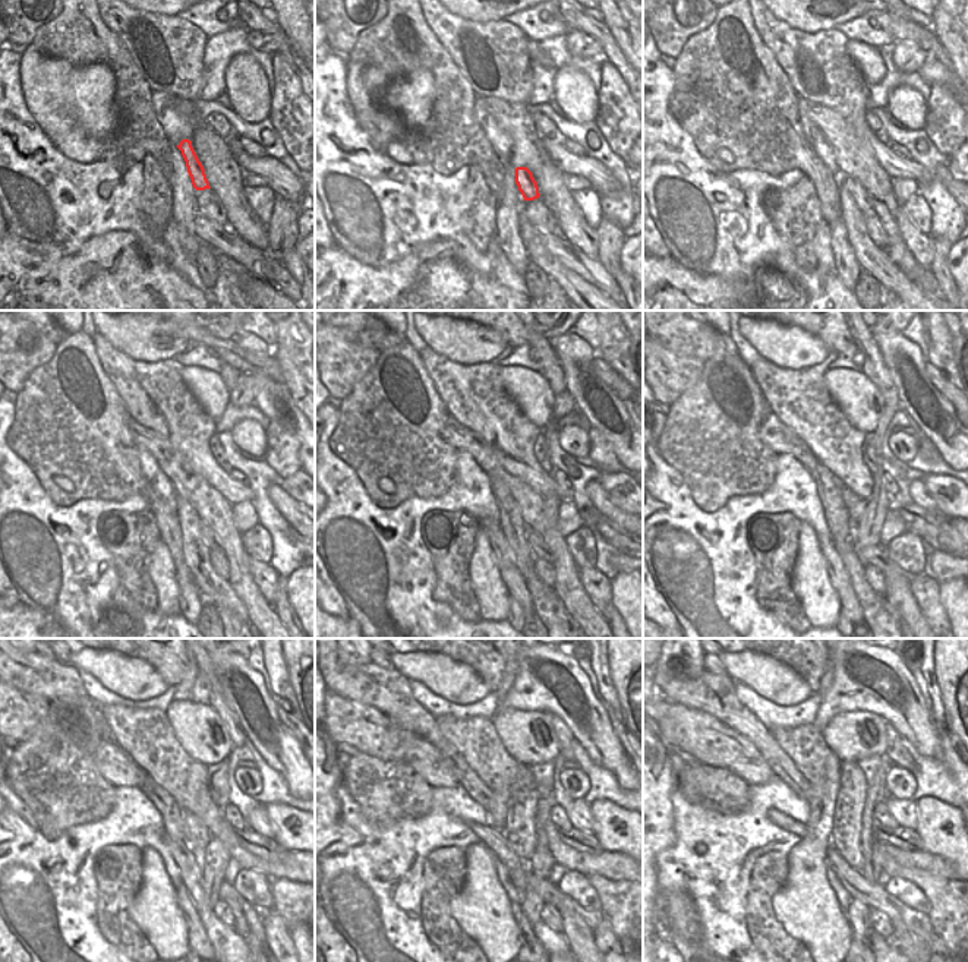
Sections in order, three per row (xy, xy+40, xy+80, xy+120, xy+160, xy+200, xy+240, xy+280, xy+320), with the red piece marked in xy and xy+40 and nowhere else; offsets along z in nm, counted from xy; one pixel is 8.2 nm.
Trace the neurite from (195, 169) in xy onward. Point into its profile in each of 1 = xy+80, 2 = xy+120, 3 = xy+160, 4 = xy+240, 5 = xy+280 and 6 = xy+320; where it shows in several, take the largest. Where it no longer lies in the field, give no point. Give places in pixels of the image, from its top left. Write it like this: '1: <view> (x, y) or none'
1: xy+80 (853, 185)
2: xy+120 (208, 535)
3: xy+160 (541, 549)
4: xy+240 (248, 921)
5: xy+280 (579, 924)
6: xy+320 (911, 929)

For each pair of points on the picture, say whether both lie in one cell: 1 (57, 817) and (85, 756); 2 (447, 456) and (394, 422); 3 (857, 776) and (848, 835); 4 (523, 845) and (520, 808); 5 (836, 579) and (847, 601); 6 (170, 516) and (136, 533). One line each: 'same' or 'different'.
1: same
2: same
3: same
4: same
5: same
6: different

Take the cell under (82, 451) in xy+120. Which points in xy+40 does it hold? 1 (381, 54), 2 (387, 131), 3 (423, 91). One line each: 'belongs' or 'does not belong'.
1: belongs
2: belongs
3: does not belong

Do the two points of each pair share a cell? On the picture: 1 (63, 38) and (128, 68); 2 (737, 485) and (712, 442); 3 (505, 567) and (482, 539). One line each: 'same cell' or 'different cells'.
1: same cell
2: same cell
3: different cells

